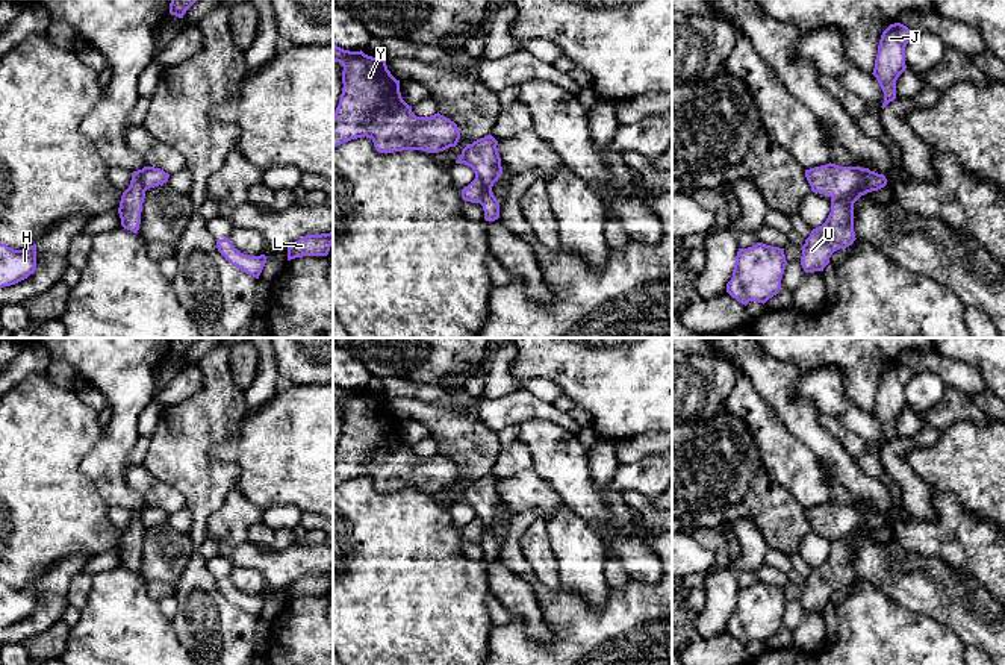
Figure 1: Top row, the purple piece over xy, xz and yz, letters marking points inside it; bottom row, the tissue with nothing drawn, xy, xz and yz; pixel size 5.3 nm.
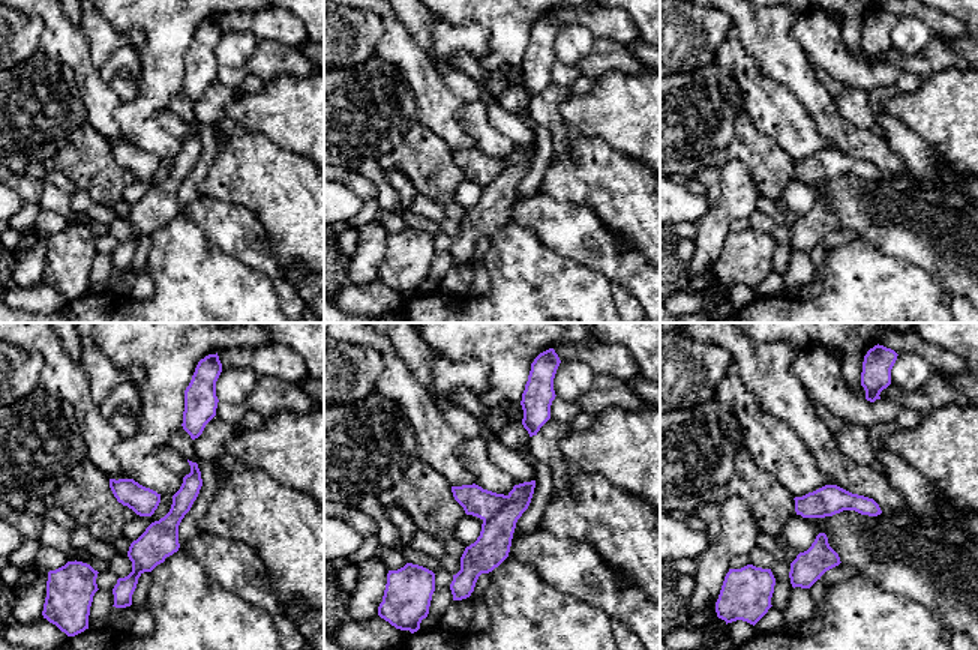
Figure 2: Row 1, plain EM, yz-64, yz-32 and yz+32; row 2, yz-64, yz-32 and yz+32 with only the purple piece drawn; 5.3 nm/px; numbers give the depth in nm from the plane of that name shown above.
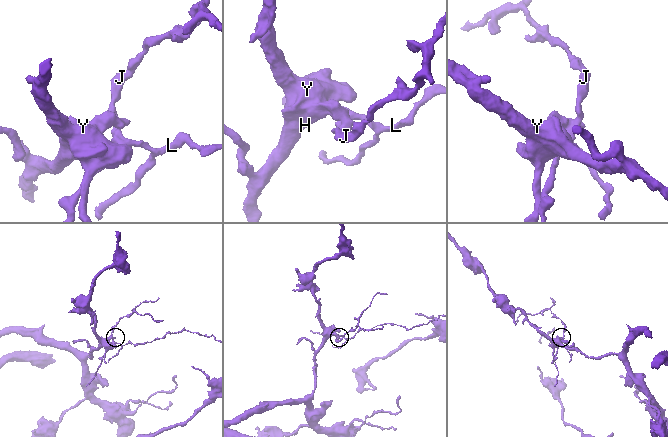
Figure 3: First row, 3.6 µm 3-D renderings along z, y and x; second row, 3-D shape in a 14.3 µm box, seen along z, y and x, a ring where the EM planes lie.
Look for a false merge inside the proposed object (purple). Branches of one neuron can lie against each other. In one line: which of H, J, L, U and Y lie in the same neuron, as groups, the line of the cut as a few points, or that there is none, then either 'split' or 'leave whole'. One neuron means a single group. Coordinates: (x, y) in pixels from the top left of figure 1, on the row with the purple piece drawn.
H Y / J L U; cut in yz along (871, 188), (860, 187), (833, 199); split

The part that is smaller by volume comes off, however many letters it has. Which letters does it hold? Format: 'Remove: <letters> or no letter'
Remove: J, L, U

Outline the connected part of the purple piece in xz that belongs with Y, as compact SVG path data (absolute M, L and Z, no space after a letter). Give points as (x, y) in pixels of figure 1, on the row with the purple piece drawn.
M333 42L333 62L344 67L344 88L333 115L333 147L365 136L380 153L439 153L457 145L460 132L454 121L439 112L431 117L412 112L386 59L344 50Z

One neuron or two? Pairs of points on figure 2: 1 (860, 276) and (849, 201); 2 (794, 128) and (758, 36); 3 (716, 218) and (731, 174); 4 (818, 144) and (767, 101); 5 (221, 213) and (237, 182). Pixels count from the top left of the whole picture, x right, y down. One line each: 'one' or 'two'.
1: two
2: two
3: one
4: one
5: two

